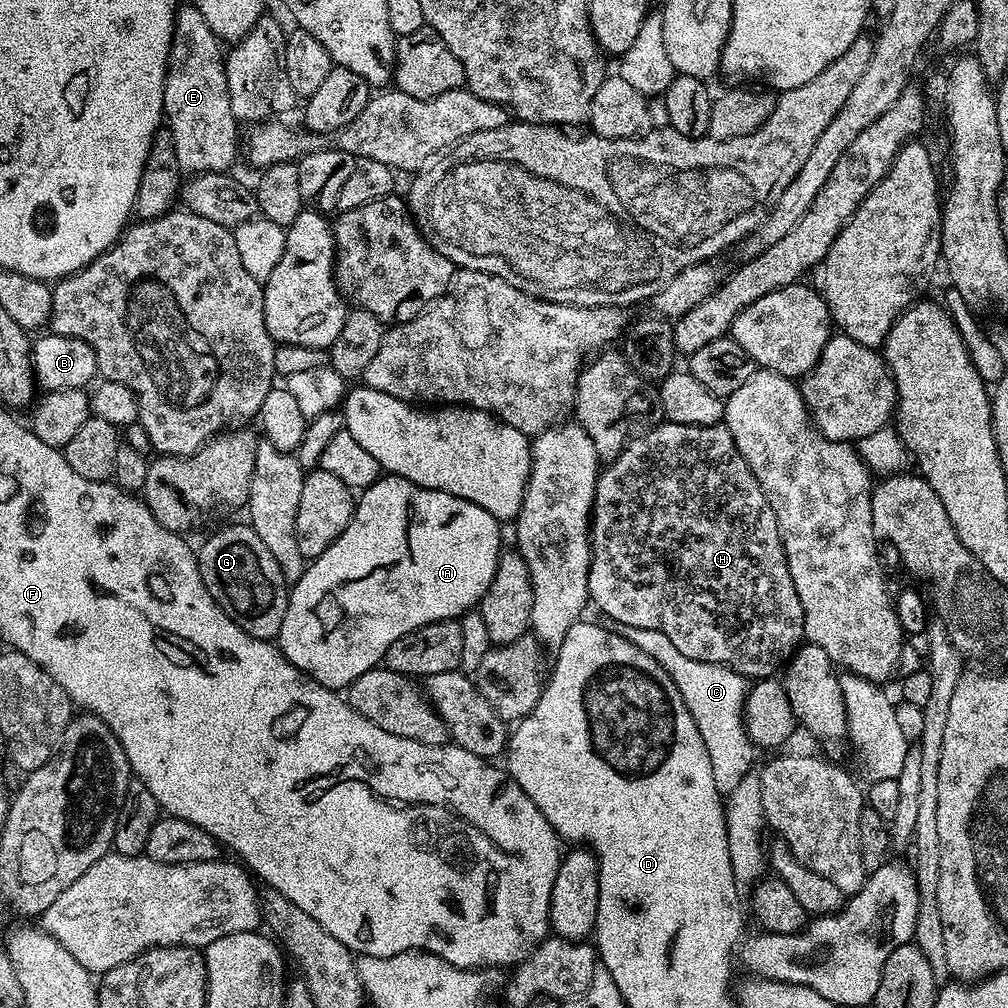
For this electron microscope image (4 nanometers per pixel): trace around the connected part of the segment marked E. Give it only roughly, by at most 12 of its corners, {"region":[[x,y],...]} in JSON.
{"region":[[176,9],[166,127],[181,173],[227,173],[238,121],[226,52]]}

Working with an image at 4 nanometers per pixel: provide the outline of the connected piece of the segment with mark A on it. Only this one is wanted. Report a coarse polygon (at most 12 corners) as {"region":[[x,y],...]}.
{"region":[[401,476],[359,493],[278,637],[333,690],[479,605],[482,506]]}

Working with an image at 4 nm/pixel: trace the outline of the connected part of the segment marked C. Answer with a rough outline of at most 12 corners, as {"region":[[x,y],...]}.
{"region":[[638,628],[642,651],[672,676],[706,742],[714,786],[753,771],[744,728],[749,681],[686,658],[662,630]]}

